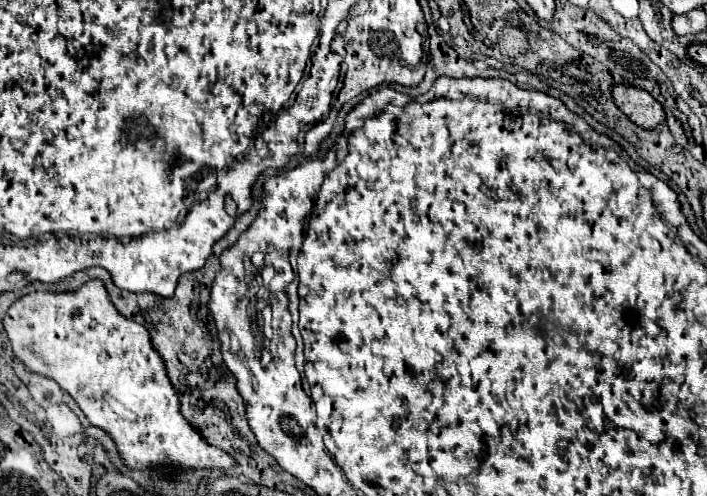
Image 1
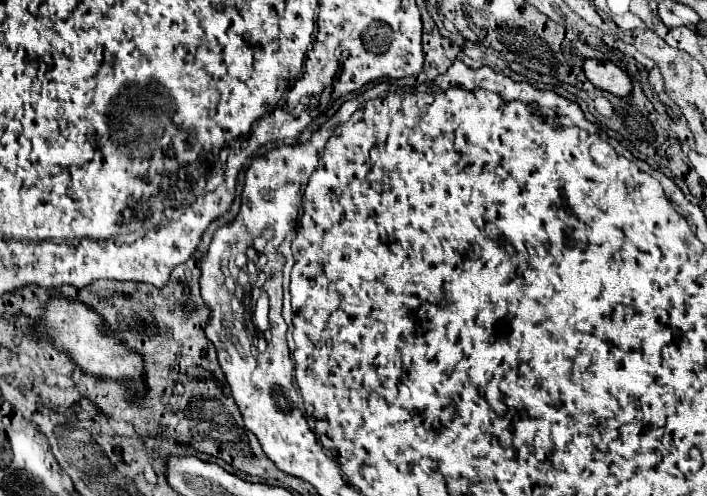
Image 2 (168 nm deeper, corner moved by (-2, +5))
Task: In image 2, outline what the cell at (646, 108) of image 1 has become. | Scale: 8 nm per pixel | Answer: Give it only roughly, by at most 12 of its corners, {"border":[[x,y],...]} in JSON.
{"border":[[586,59],[584,73],[602,91],[628,99],[630,75],[610,61]]}

